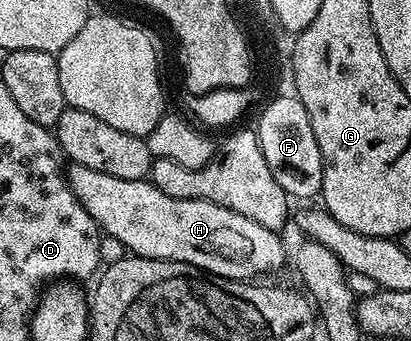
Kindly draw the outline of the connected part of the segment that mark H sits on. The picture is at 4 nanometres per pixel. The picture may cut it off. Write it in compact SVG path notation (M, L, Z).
M75 162L68 164L67 178L71 193L75 193L83 209L91 213L93 220L108 238L121 241L126 252L141 255L145 259L186 263L209 275L242 281L256 280L256 275L277 271L285 263L285 243L278 232L263 229L263 225L251 221L251 217L243 217L243 213L235 213L218 203L167 197L167 193L163 193L163 189L159 189L148 178L123 181L123 177L111 177L111 173L99 173L99 169L87 169L87 165Z

